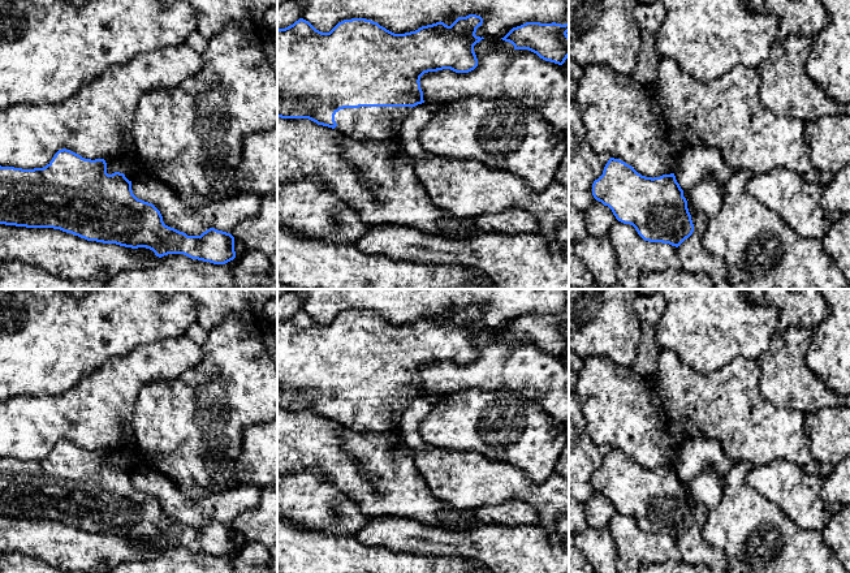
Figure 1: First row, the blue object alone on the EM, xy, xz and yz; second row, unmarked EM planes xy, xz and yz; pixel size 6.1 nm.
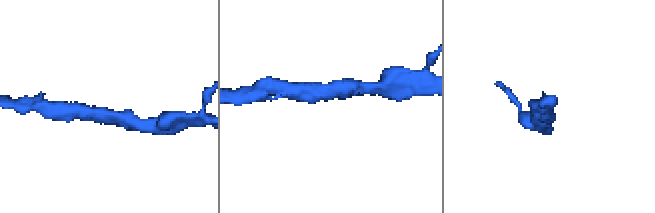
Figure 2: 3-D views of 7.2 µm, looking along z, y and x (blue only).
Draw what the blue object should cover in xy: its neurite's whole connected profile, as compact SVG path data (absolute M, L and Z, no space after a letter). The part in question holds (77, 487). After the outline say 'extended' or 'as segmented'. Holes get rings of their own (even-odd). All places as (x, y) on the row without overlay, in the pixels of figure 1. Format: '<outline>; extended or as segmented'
M62 440L43 460L22 461L0 457L0 516L26 520L53 520L72 525L87 533L116 535L125 539L146 539L161 550L168 546L184 546L191 551L225 556L236 550L234 529L230 525L210 520L200 527L187 527L164 516L160 503L148 494L138 491L131 473L124 466L122 449L85 451Z; extended

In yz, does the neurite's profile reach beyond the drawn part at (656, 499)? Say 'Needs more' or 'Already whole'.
Needs more

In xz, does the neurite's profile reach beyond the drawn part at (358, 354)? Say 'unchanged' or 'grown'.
grown

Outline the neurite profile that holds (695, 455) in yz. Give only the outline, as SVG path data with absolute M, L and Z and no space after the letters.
M689 439L679 445L674 468L681 481L689 483L706 468L715 469L720 475L725 475L734 462L725 454L719 440Z

